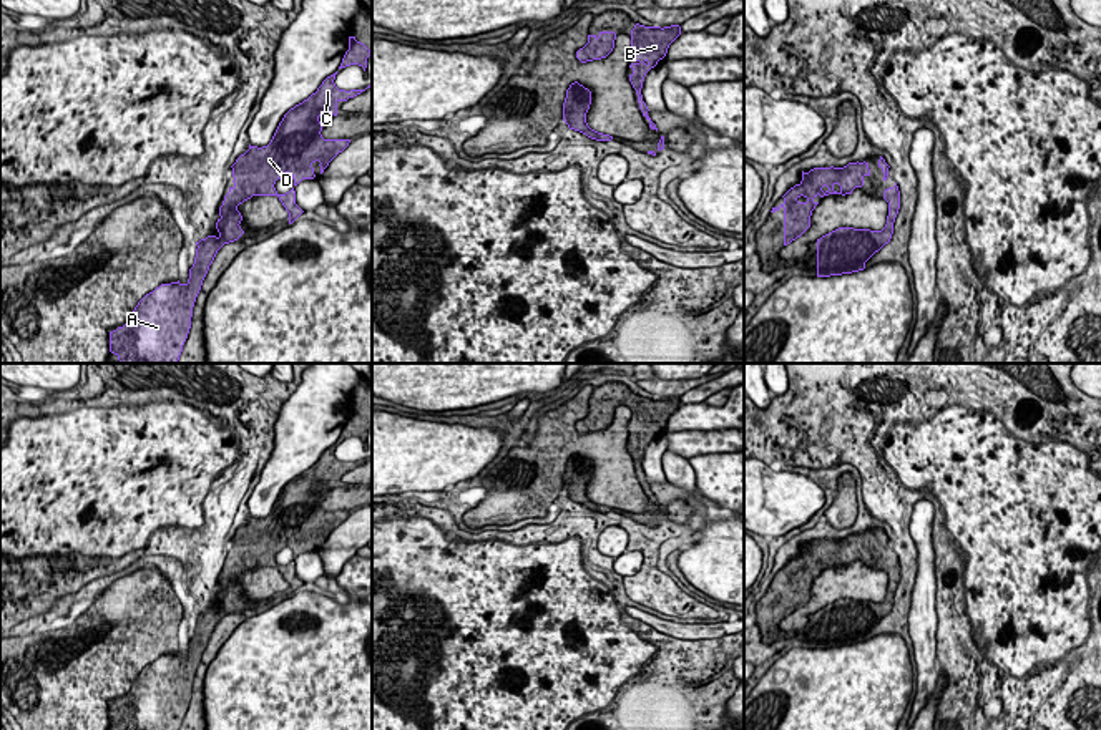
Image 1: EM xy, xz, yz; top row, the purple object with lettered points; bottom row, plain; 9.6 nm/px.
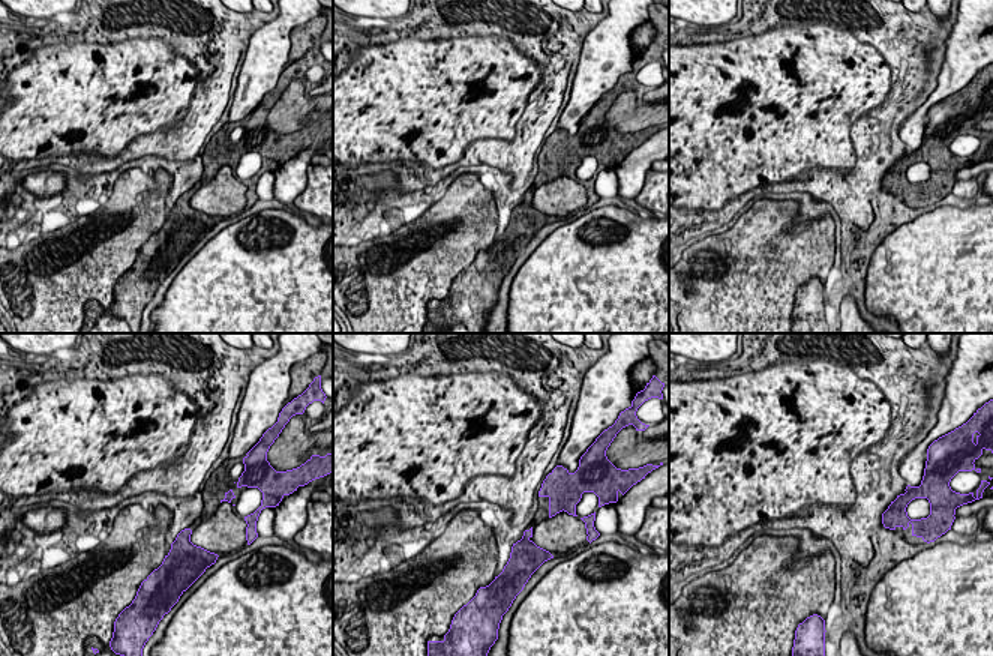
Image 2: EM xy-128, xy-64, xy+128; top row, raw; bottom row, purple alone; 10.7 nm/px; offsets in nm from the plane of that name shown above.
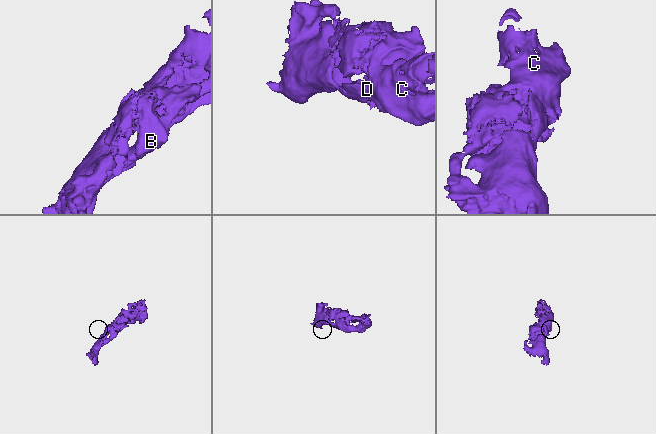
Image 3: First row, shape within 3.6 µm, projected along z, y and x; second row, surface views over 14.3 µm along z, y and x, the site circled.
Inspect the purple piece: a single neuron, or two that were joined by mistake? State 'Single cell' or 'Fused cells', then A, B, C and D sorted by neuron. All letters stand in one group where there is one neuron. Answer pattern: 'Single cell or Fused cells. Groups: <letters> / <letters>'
Single cell. Groups: A B C D

